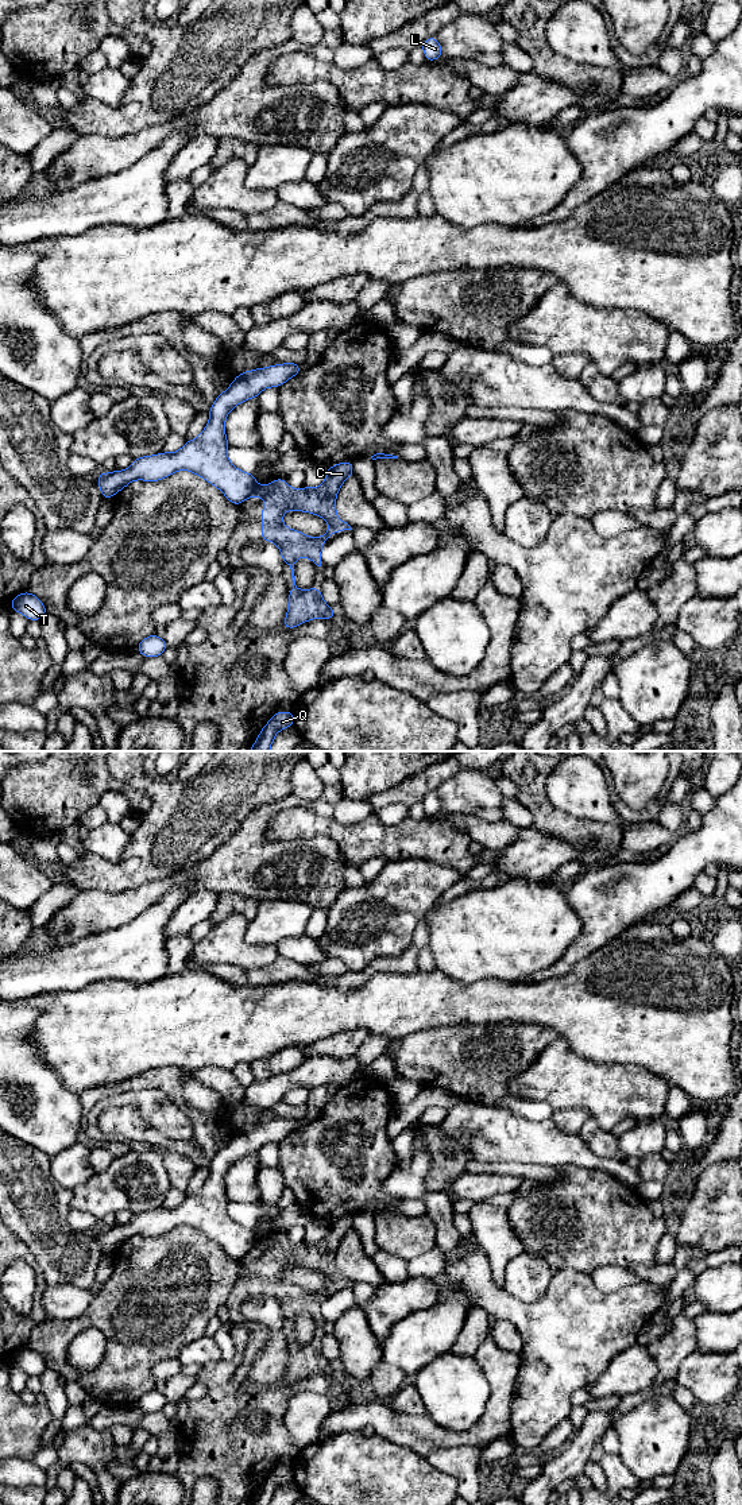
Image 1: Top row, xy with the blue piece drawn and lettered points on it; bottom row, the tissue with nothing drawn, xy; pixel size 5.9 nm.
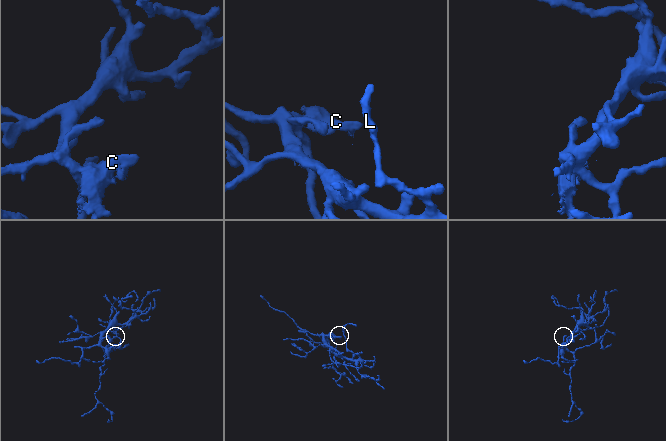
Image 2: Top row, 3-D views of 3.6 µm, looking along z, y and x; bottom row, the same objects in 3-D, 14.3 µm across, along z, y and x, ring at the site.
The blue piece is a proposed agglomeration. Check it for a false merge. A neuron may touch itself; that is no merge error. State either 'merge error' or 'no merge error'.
merge error

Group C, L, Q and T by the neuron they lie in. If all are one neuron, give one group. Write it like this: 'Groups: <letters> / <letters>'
Groups: C / L Q T

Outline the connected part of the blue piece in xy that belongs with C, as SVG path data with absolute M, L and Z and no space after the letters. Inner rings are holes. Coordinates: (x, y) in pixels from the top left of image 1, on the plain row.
M352 1215L328 1222L325 1237L317 1243L302 1242L294 1245L285 1234L275 1234L262 1242L255 1241L250 1251L267 1256L262 1266L260 1295L273 1296L281 1305L283 1318L291 1324L293 1343L289 1347L287 1370L283 1384L294 1384L314 1373L331 1376L337 1367L321 1353L321 1343L299 1346L295 1340L294 1319L298 1312L310 1314L321 1322L321 1303L336 1287L352 1285L336 1269L336 1250L341 1239L351 1231ZM289 1265L305 1266L321 1272L329 1278L321 1292L308 1292L301 1287L286 1282L282 1270Z

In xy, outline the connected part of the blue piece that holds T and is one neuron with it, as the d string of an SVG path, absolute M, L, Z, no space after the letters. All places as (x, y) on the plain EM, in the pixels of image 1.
M27 1346L11 1355L11 1365L20 1367L28 1376L40 1376L47 1369L42 1355Z

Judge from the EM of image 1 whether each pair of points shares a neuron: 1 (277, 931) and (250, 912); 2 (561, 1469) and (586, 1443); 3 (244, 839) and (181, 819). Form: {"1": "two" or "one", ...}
{"1": "two", "2": "one", "3": "two"}

